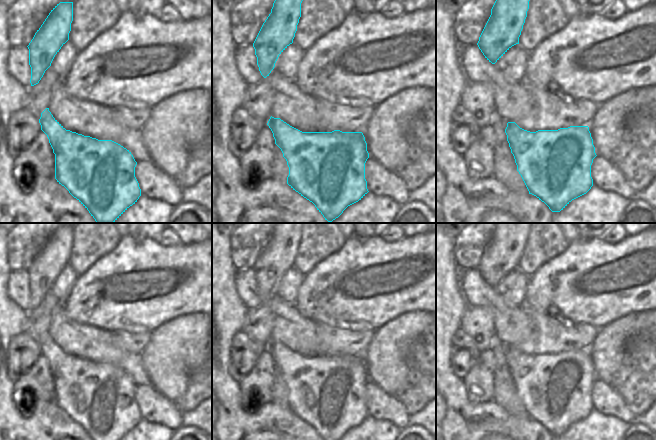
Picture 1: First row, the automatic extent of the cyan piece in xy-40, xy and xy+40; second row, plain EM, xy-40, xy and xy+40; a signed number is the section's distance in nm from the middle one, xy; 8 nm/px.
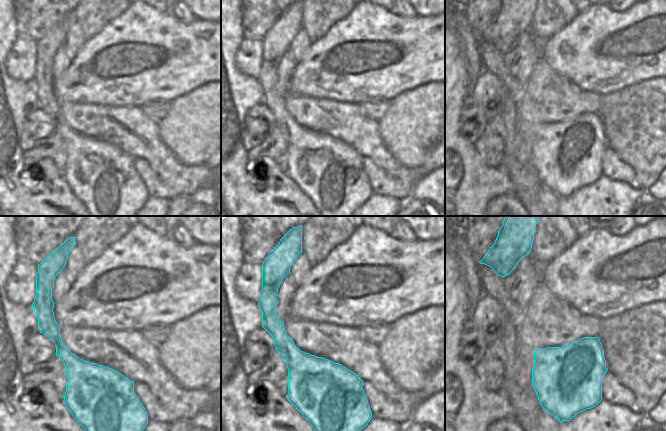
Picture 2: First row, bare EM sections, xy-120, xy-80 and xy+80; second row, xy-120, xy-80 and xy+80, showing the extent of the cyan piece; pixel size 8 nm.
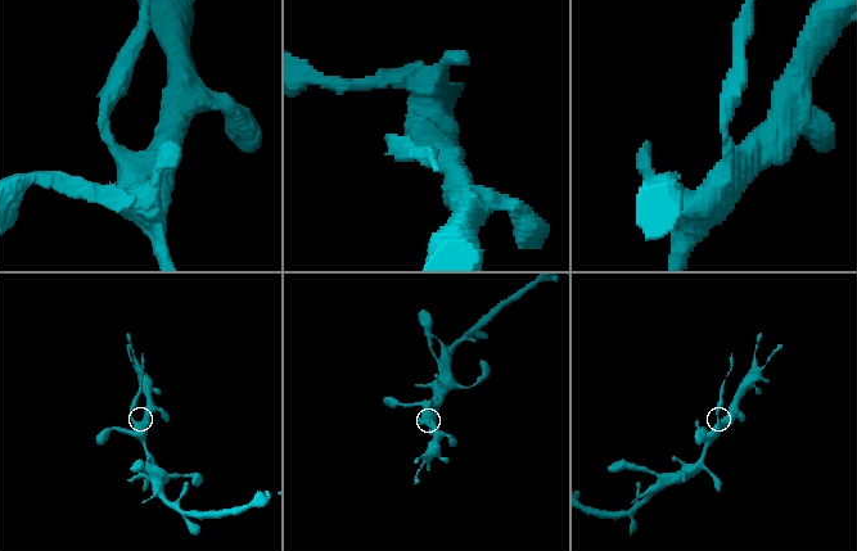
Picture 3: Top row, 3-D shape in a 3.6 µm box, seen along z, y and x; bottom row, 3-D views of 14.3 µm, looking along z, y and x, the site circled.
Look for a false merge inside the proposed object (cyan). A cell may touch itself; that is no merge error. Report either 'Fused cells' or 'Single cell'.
Fused cells.

